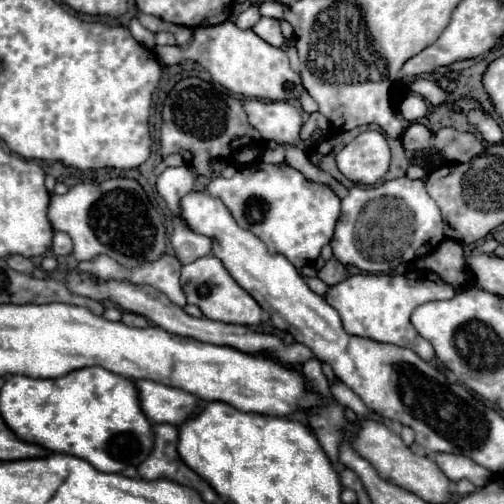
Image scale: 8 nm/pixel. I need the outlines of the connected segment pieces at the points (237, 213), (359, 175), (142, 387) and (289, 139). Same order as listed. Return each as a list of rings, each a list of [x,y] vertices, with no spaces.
[[[252,162],[232,178],[214,176],[206,190],[226,204],[238,226],[262,238],[270,254],[286,256],[296,268],[308,266],[320,256],[322,246],[330,244],[340,216],[340,198],[326,184],[306,180],[288,162]]]
[[[366,130],[336,154],[338,170],[352,182],[376,184],[390,168],[390,146],[382,132]]]
[[[138,380],[136,386],[142,410],[154,424],[182,424],[202,408],[202,402],[184,390],[150,380]]]
[[[250,98],[244,102],[244,110],[248,114],[250,124],[260,132],[260,136],[270,142],[280,142],[280,144],[296,144],[300,140],[300,128],[302,128],[302,116],[300,112],[288,104],[288,102],[262,102],[256,98]]]

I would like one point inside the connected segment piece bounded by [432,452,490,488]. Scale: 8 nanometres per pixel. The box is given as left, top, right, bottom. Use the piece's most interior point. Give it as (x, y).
(456, 467)

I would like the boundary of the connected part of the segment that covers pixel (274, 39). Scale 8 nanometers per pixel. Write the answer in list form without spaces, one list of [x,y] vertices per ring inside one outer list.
[[[260,18],[258,24],[252,28],[262,40],[266,40],[272,46],[282,46],[284,44],[284,36],[280,32],[280,20],[274,18]]]

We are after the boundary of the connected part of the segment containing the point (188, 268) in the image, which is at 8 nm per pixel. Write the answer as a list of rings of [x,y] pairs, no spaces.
[[[204,256],[192,264],[186,264],[182,268],[180,282],[188,304],[198,306],[202,314],[210,320],[244,324],[244,326],[254,326],[254,324],[260,324],[262,320],[262,308],[258,306],[258,302],[242,286],[238,286],[238,282],[228,274],[224,264],[216,256]]]

